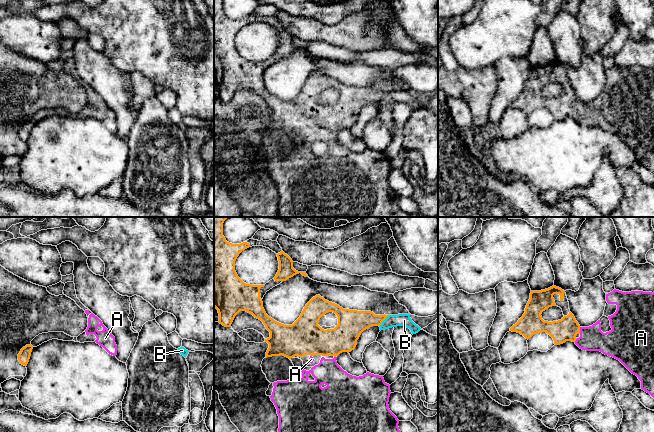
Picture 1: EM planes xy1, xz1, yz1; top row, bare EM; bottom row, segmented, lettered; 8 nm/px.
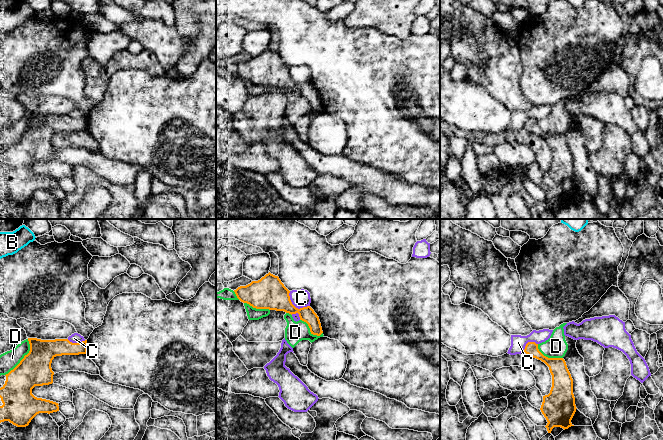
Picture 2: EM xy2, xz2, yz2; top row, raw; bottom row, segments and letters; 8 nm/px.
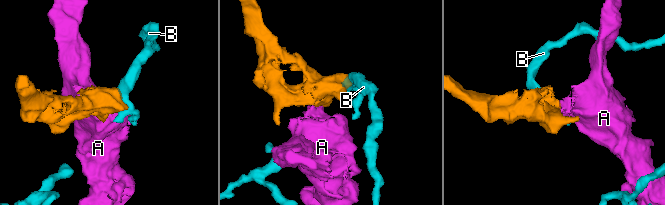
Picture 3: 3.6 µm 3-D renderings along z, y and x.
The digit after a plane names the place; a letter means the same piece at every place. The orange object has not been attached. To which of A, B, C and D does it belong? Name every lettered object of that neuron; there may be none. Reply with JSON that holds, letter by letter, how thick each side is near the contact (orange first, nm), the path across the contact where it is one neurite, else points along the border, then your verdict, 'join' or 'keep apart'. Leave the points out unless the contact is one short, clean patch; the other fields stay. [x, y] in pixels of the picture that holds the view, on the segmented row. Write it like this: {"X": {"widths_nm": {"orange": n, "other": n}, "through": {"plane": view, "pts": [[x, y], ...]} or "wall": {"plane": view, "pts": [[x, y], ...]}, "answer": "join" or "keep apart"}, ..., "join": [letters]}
{"A": {"widths_nm": {"orange": 190, "other": 190}, "through": {"plane": "yz1", "pts": [[566, 329], [579, 330], [591, 338]]}, "answer": "join"}, "B": {"widths_nm": {"orange": 220, "other": 100}, "wall": {"plane": "xz1", "pts": [[389, 315], [379, 326]]}, "answer": "keep apart"}, "C": {"widths_nm": {"orange": 260, "other": 140}, "wall": {"plane": "xz2", "pts": [[289, 291], [289, 299], [296, 307], [309, 306]]}, "answer": "keep apart"}, "D": {"widths_nm": {"orange": 260, "other": 150}, "answer": "keep apart"}, "join": ["A"]}

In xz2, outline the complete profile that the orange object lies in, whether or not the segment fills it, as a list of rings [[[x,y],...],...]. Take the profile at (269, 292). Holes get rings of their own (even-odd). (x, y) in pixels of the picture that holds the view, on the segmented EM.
[[[270,272],[258,281],[238,287],[234,292],[241,302],[256,309],[284,311],[291,315],[298,313],[300,320],[308,324],[311,334],[320,336],[323,333],[319,317],[314,310],[310,306],[296,308],[290,300],[290,291],[278,276]]]

